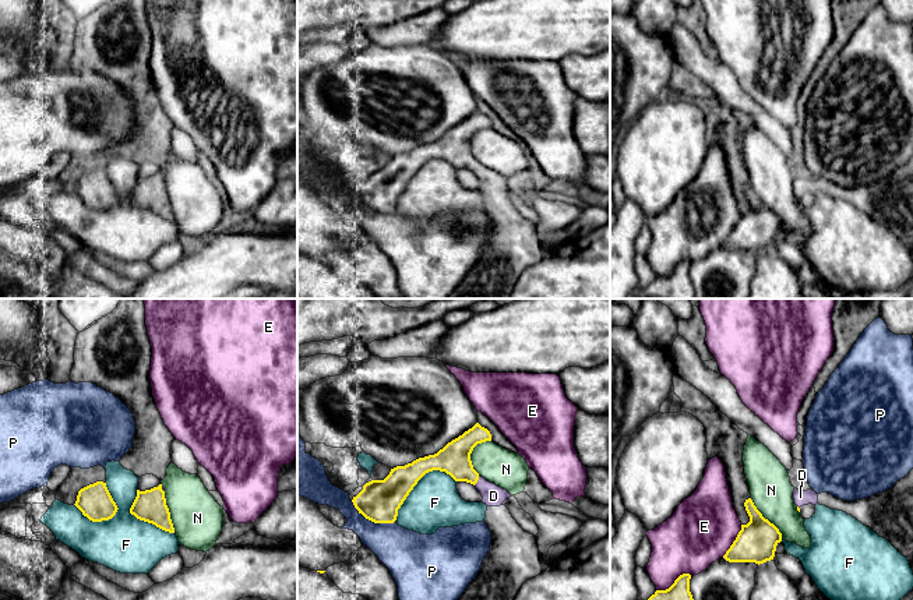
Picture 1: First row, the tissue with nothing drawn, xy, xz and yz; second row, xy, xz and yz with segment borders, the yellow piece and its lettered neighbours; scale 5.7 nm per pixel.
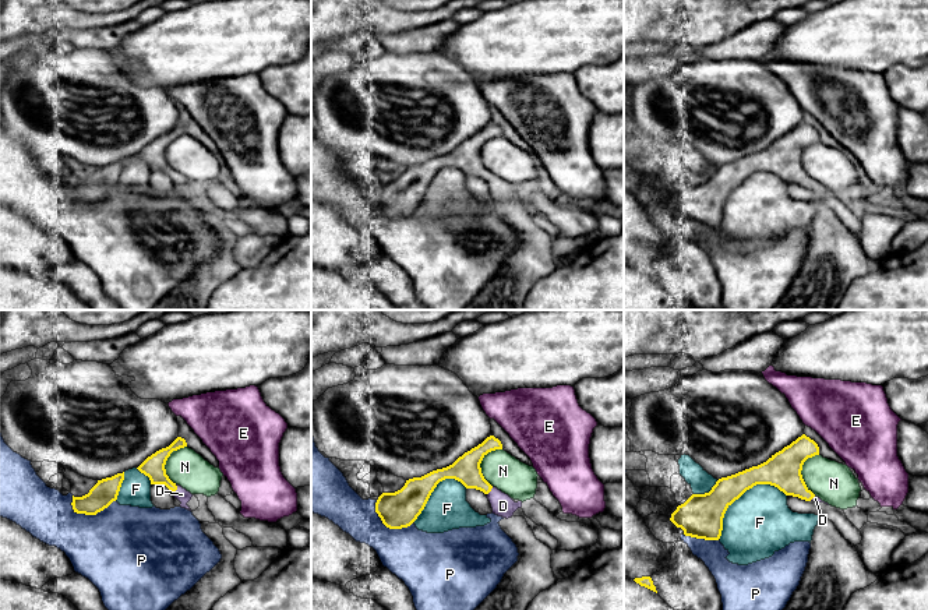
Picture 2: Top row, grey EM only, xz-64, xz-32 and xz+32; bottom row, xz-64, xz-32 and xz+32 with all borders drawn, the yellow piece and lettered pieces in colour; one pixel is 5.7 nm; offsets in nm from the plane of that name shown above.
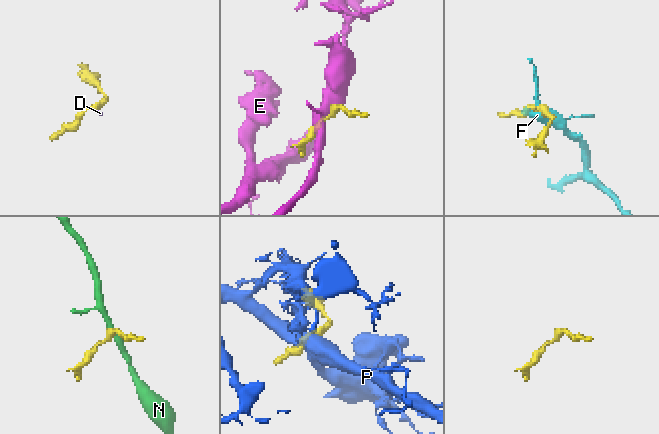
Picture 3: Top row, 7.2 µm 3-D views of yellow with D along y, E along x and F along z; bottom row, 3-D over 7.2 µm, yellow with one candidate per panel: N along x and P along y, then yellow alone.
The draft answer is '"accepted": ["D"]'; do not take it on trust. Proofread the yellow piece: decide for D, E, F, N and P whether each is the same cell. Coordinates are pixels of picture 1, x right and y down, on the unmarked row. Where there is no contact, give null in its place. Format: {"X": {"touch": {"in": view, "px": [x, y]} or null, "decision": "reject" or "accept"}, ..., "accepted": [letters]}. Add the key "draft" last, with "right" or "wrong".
{"D": {"touch": {"in": "xz", "px": [478, 166]}, "decision": "accept"}, "E": {"touch": {"in": "yz", "px": [674, 270]}, "decision": "reject"}, "F": {"touch": {"in": "xz", "px": [418, 168]}, "decision": "reject"}, "N": {"touch": {"in": "xz", "px": [471, 140]}, "decision": "reject"}, "P": {"touch": {"in": "xz", "px": [373, 208]}, "decision": "reject"}, "accepted": ["D"], "draft": "right"}

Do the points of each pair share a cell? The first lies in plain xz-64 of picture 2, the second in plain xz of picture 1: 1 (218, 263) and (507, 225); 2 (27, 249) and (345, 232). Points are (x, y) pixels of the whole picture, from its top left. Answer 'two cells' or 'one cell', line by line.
1: one cell
2: one cell

